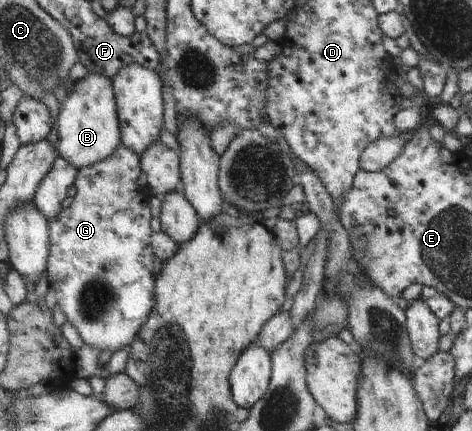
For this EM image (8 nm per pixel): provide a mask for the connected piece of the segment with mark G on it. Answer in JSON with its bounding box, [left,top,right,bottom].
[47,143,155,353]

